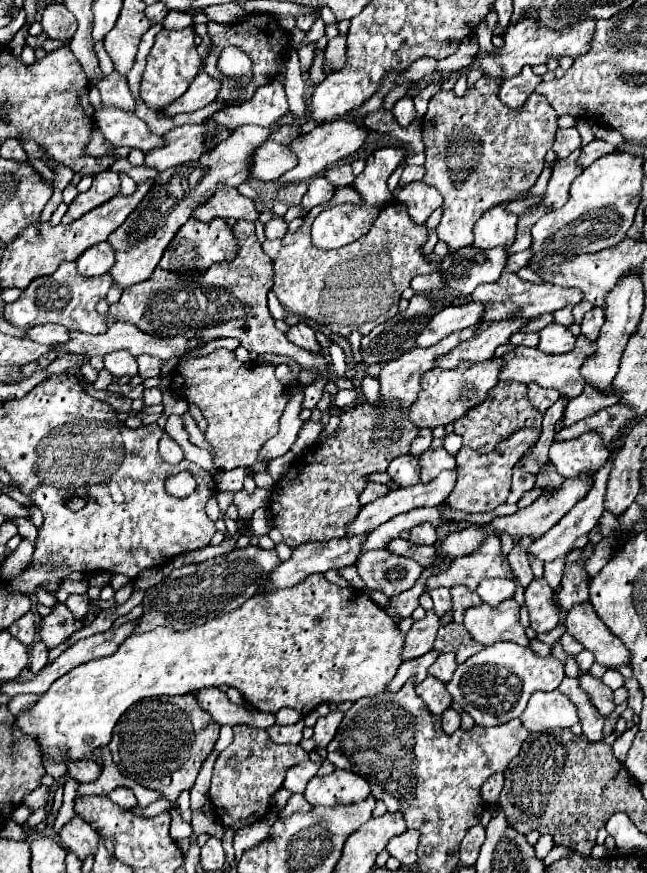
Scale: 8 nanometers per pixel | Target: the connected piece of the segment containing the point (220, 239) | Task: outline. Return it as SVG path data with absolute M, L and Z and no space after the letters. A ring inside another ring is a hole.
M192 218L178 230L174 240L168 244L158 266L168 272L182 272L182 274L192 276L194 272L206 272L206 268L210 268L210 264L234 260L234 254L238 254L238 242L232 234L232 228L226 224L226 220L218 218L218 220L204 224L204 222Z

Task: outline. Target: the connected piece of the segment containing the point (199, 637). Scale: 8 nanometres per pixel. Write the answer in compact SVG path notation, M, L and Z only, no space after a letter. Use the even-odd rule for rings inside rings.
M314 574L298 586L266 592L266 596L258 594L246 600L240 608L202 626L188 630L156 628L146 634L132 634L112 656L80 664L66 672L46 694L42 694L38 704L16 718L14 728L36 738L42 754L58 762L68 762L86 758L94 748L108 744L114 724L132 704L162 694L178 696L226 684L238 688L244 700L260 712L276 714L280 708L288 706L306 716L322 702L356 702L364 696L384 692L386 684L396 676L398 666L402 664L402 648L404 634L370 596L356 588L336 586L322 574Z

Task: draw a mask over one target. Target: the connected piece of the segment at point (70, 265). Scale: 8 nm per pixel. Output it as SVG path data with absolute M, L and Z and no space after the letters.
M64 262L54 276L42 276L36 278L26 290L22 290L22 296L4 306L4 320L10 322L16 328L34 328L40 324L62 324L72 332L88 332L88 334L102 334L106 332L108 324L106 320L96 312L96 304L106 298L108 290L112 286L110 272L94 278L86 278L78 274L76 262Z

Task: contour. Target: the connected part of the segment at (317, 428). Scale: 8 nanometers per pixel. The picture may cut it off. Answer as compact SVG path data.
M306 421L300 428L300 432L298 432L296 442L290 446L290 450L296 456L302 456L302 452L306 452L318 440L318 436L320 436L323 428L323 425L319 422Z

